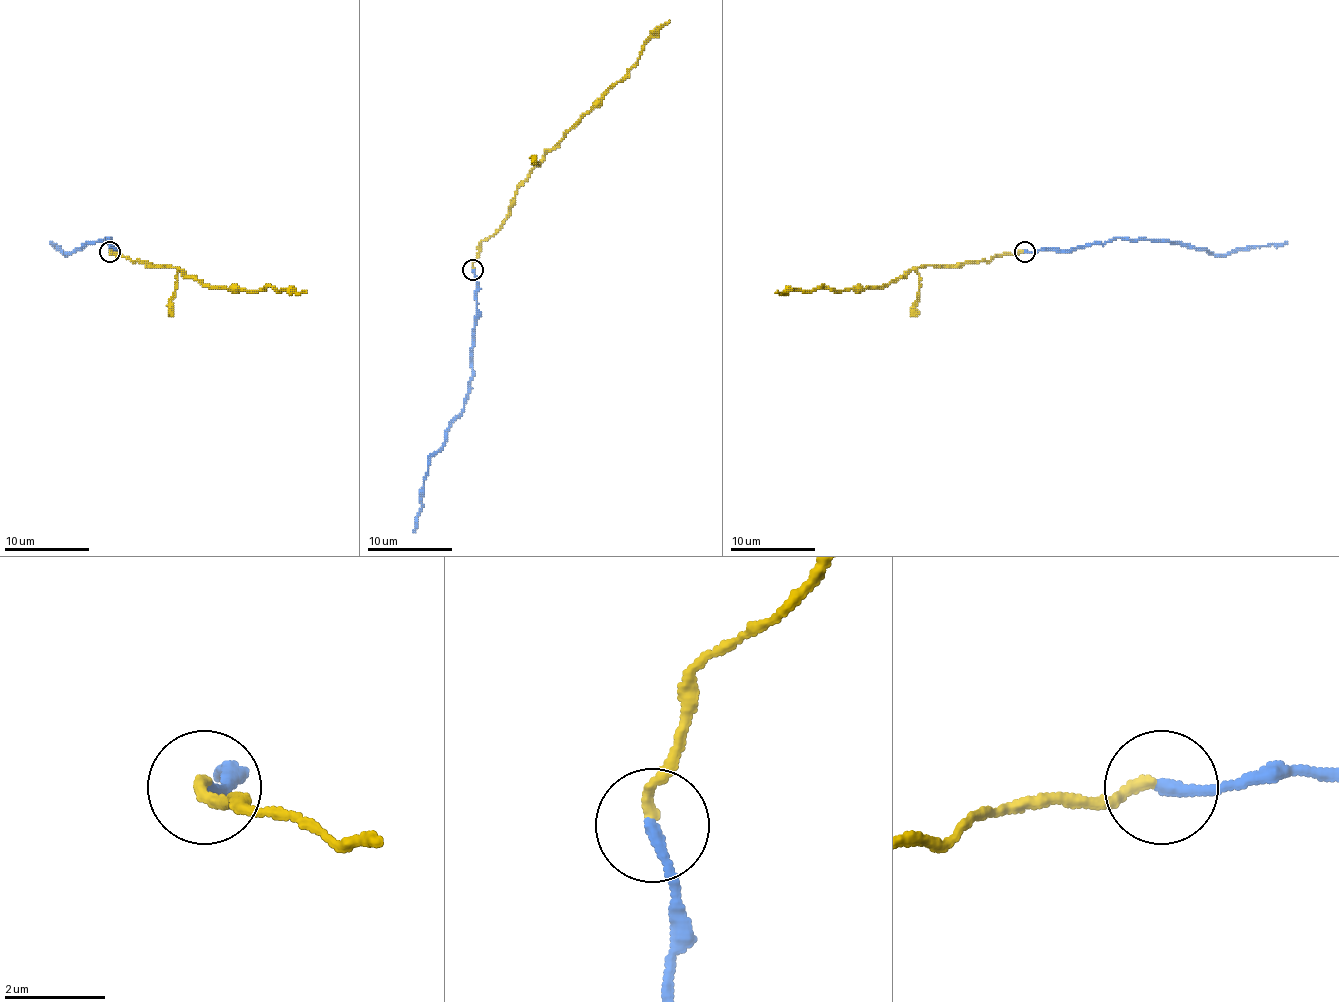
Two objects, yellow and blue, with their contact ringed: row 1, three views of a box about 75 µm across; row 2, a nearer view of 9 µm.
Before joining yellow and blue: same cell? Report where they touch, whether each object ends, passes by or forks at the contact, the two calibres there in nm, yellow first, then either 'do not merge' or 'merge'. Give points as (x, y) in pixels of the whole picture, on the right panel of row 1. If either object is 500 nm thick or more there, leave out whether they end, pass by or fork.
place (1024, 252); yellow ends; blue ends; calibres 220 and 240 nm; merge

